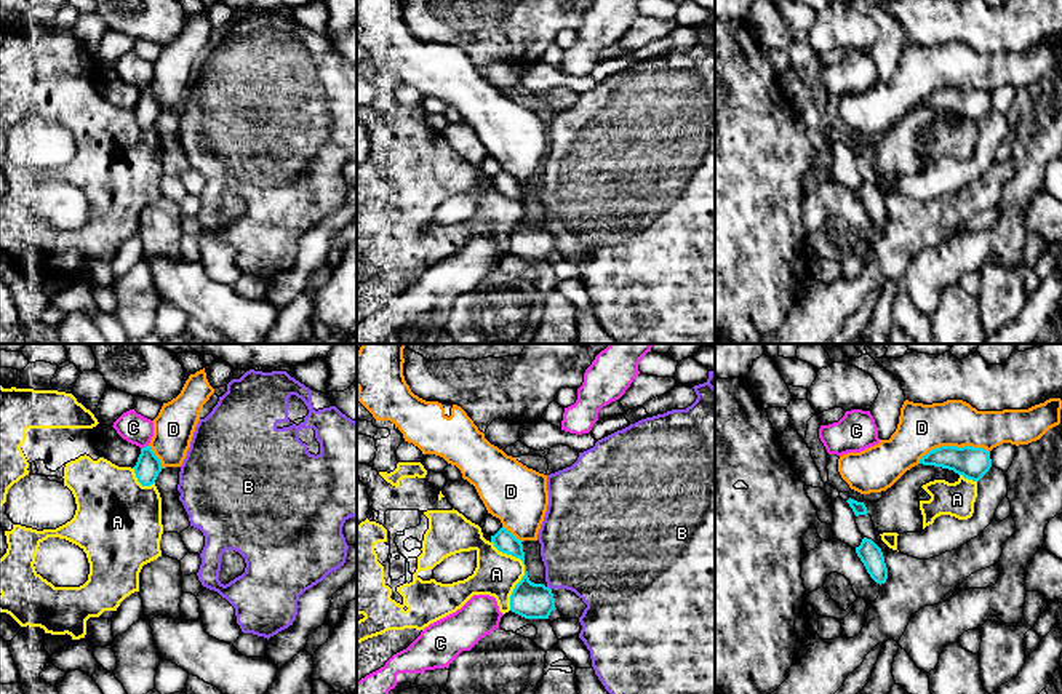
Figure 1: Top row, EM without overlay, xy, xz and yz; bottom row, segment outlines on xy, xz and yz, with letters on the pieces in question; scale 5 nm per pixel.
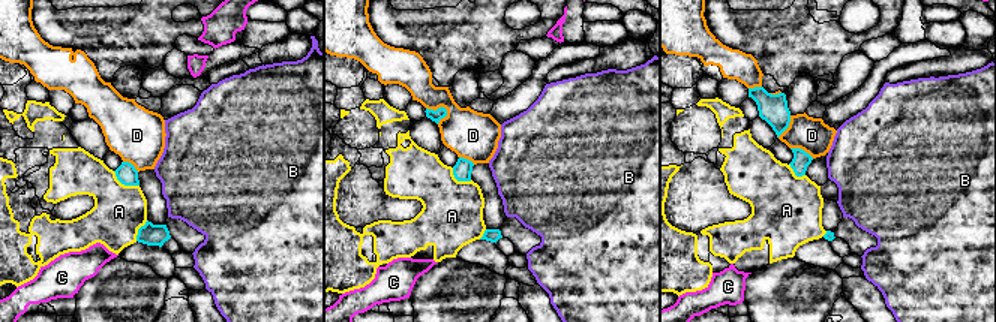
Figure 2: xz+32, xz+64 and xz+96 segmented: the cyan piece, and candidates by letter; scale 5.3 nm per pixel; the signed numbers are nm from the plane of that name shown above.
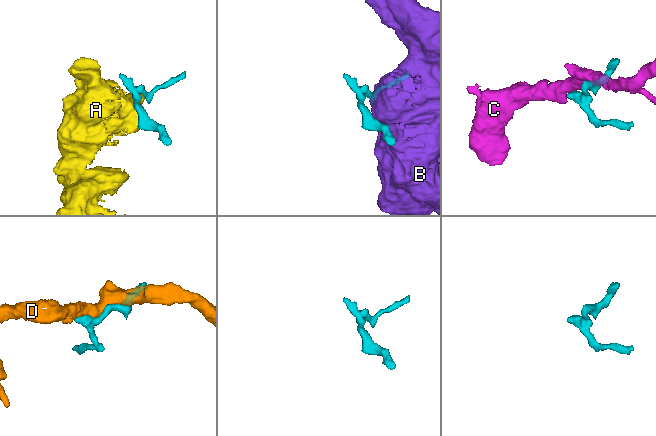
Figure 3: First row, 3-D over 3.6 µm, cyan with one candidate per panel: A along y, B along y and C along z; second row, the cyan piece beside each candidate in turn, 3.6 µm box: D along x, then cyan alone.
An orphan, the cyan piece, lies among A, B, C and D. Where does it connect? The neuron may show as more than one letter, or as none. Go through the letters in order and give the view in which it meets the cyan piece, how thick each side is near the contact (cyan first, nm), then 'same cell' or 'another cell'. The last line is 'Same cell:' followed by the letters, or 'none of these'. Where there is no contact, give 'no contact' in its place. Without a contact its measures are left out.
A: xz | 180/220 nm | same cell
B: xz | 180/400 nm | another cell
C: xy | 130/150 nm | another cell
D: yz | 160/240 nm | another cell
Same cell: A

